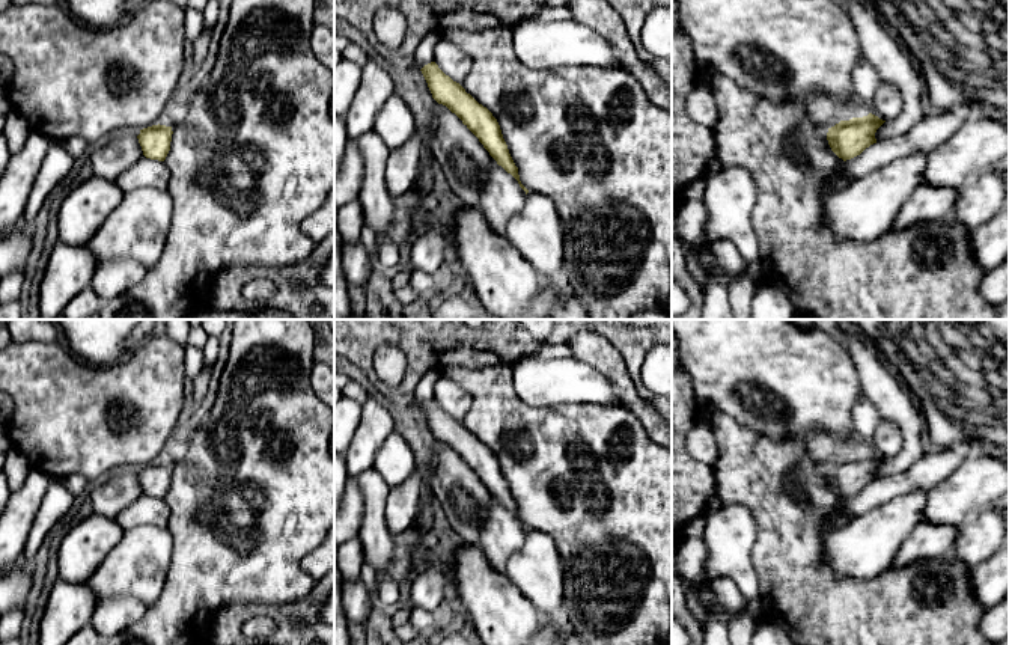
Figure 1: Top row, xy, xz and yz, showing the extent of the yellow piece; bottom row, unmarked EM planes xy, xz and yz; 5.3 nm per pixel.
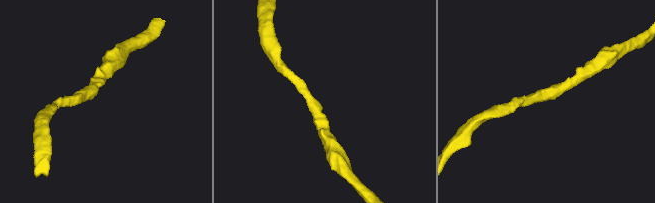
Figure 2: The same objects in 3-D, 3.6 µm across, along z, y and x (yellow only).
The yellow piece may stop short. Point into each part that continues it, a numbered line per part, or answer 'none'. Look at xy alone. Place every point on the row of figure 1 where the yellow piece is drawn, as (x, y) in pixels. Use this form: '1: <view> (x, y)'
1: xy (253, 157)

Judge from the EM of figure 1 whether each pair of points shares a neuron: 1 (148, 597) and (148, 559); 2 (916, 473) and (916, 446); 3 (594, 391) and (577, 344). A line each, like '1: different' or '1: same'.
1: same
2: different
3: different

